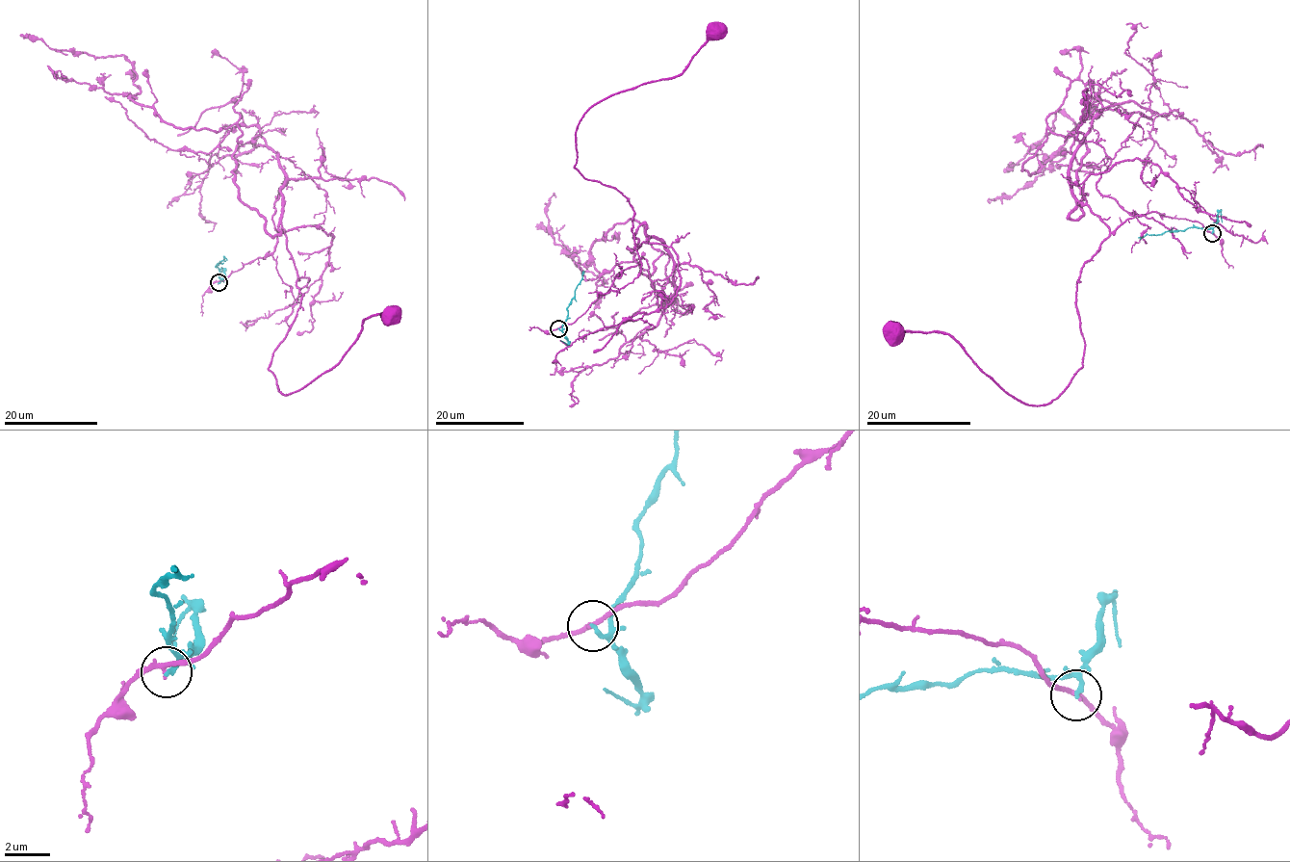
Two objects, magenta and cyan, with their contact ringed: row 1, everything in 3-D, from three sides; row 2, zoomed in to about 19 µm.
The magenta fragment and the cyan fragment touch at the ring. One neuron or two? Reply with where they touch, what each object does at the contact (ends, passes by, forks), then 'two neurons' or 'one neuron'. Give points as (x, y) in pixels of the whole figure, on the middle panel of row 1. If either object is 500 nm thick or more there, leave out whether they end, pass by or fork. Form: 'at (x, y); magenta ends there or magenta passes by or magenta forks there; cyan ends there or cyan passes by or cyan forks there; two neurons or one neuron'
at (558, 328); magenta passes by; cyan passes by; two neurons

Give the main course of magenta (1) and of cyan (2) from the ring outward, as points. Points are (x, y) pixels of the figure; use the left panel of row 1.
1: (219, 282), (273, 251), (286, 177), (303, 296), (273, 352), (278, 391), (333, 369), (365, 318), (389, 313)
2: (219, 282), (219, 273), (216, 266), (223, 257), (227, 260)

